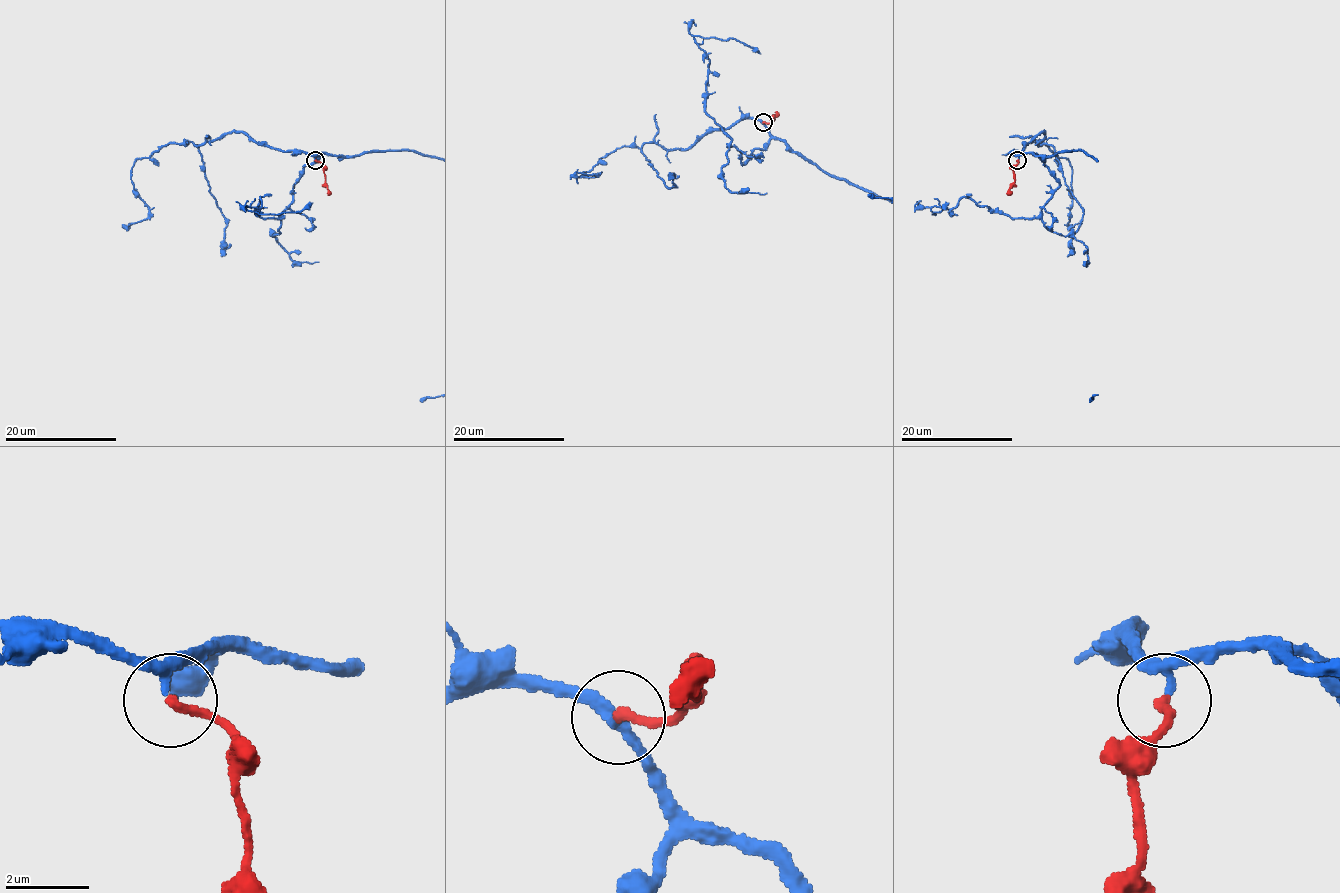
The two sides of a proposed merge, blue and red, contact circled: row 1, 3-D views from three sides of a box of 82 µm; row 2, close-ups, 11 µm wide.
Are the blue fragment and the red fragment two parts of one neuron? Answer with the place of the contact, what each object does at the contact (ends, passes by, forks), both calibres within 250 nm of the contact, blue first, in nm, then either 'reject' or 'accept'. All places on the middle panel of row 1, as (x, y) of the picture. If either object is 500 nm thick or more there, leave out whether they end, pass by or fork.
at (763, 122); blue passes by; red ends there; 200 nm thick on the blue side, 240 nm on the other; accept

